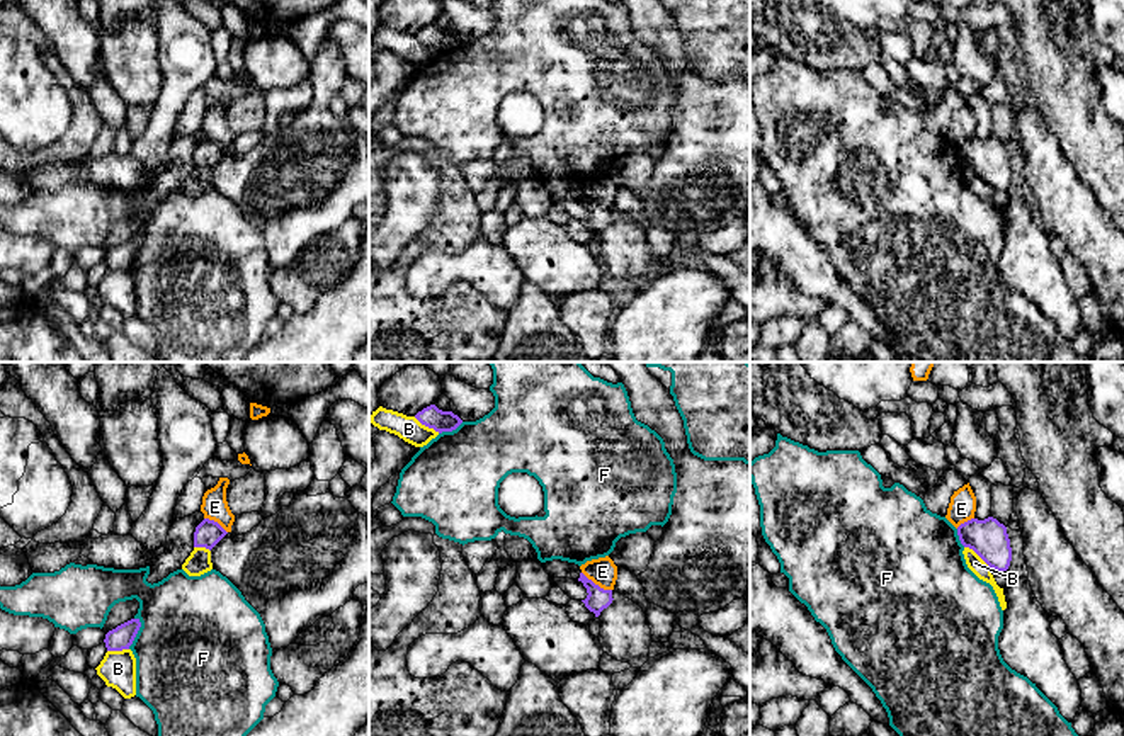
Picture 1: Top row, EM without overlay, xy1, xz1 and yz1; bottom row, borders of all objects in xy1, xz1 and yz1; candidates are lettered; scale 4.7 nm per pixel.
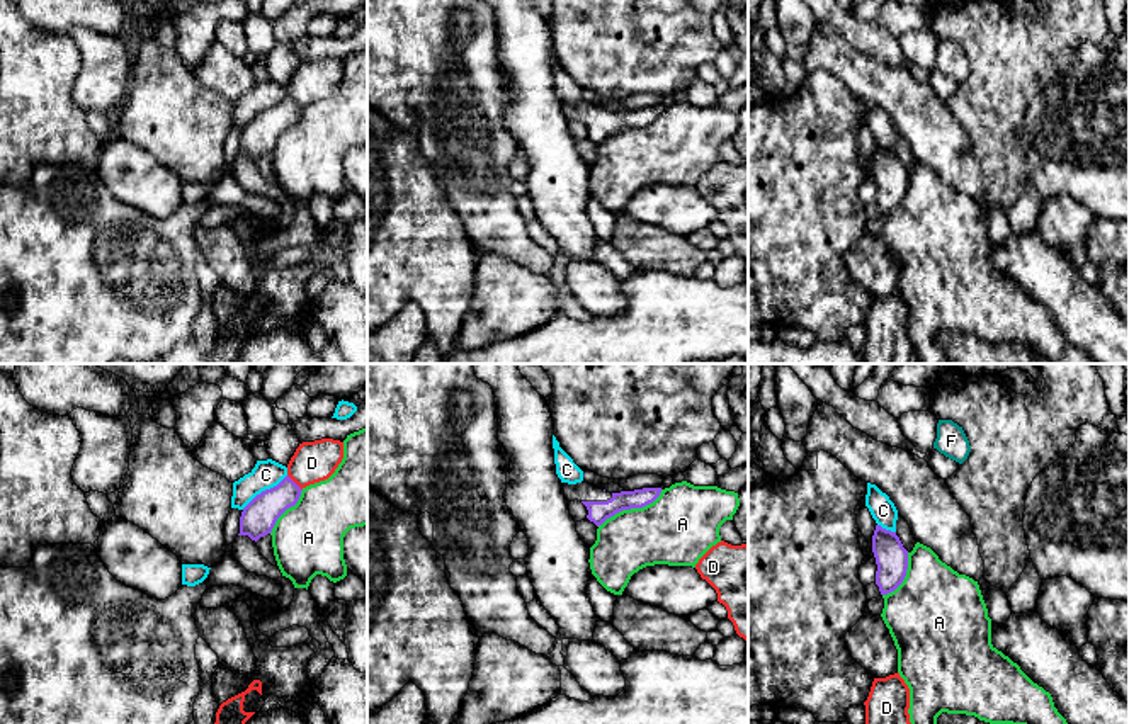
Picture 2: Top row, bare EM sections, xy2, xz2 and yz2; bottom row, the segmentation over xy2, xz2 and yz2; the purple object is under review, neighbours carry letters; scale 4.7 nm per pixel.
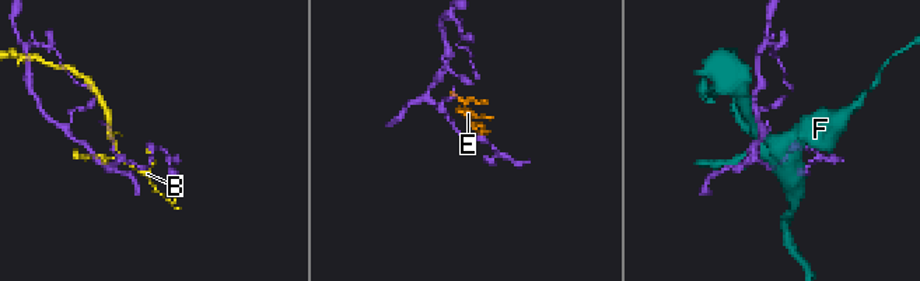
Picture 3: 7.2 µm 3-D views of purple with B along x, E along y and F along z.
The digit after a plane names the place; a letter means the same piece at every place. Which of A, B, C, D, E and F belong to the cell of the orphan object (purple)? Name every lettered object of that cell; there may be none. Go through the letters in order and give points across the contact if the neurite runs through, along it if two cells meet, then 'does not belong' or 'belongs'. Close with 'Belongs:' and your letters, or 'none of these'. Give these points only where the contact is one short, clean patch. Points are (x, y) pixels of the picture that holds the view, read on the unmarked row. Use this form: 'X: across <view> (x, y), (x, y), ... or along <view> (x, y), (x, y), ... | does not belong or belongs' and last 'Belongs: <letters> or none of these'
A: does not belong
B: does not belong
C: does not belong
D: does not belong
E: along xz1 (582, 191), (601, 206), (611, 209) | does not belong
F: does not belong
Belongs: none of these

